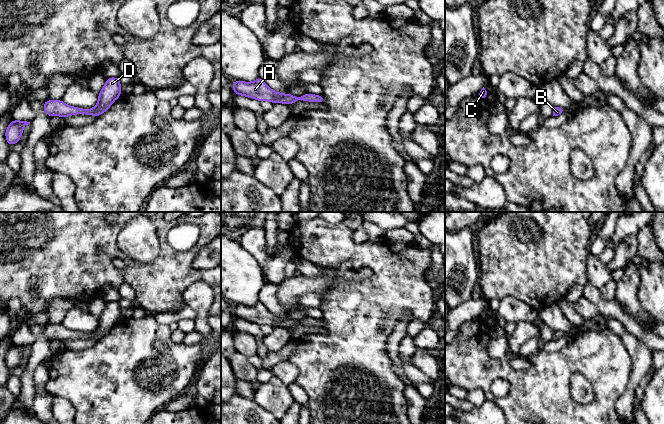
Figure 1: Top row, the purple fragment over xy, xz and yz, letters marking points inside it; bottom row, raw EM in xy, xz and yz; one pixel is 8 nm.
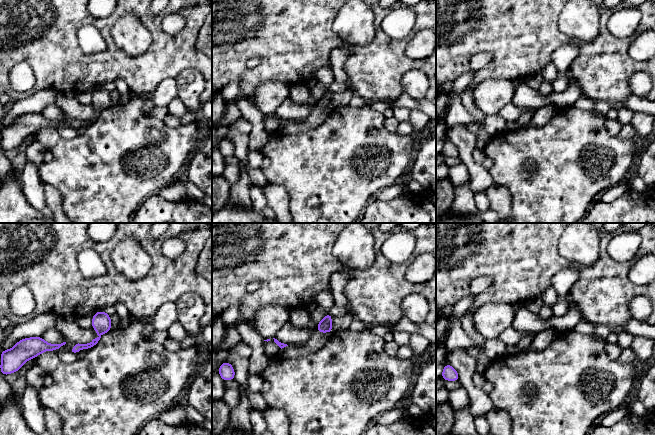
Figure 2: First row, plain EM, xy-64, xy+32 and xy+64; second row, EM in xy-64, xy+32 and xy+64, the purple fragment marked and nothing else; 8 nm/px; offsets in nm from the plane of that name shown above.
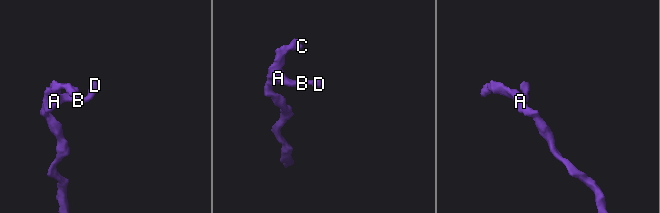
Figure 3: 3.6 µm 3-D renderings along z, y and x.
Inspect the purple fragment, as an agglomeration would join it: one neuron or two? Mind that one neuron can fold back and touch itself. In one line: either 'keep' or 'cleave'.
keep

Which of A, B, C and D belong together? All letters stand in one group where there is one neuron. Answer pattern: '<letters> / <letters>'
A B C D

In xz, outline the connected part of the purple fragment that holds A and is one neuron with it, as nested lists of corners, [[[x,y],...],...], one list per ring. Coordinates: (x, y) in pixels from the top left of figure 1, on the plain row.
[[[260,301],[253,306],[233,305],[232,312],[236,319],[243,319],[256,323],[259,326],[270,325],[274,328],[280,326],[286,329],[291,329],[296,325],[325,326],[325,322],[322,319],[314,319],[311,317],[306,317],[300,321],[290,319],[288,316],[282,319],[281,316],[276,316],[269,312],[265,305]]]

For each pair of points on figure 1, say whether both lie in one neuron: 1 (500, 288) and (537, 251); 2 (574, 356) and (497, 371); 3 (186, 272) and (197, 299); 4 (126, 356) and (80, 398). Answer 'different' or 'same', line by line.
1: same
2: same
3: different
4: same

